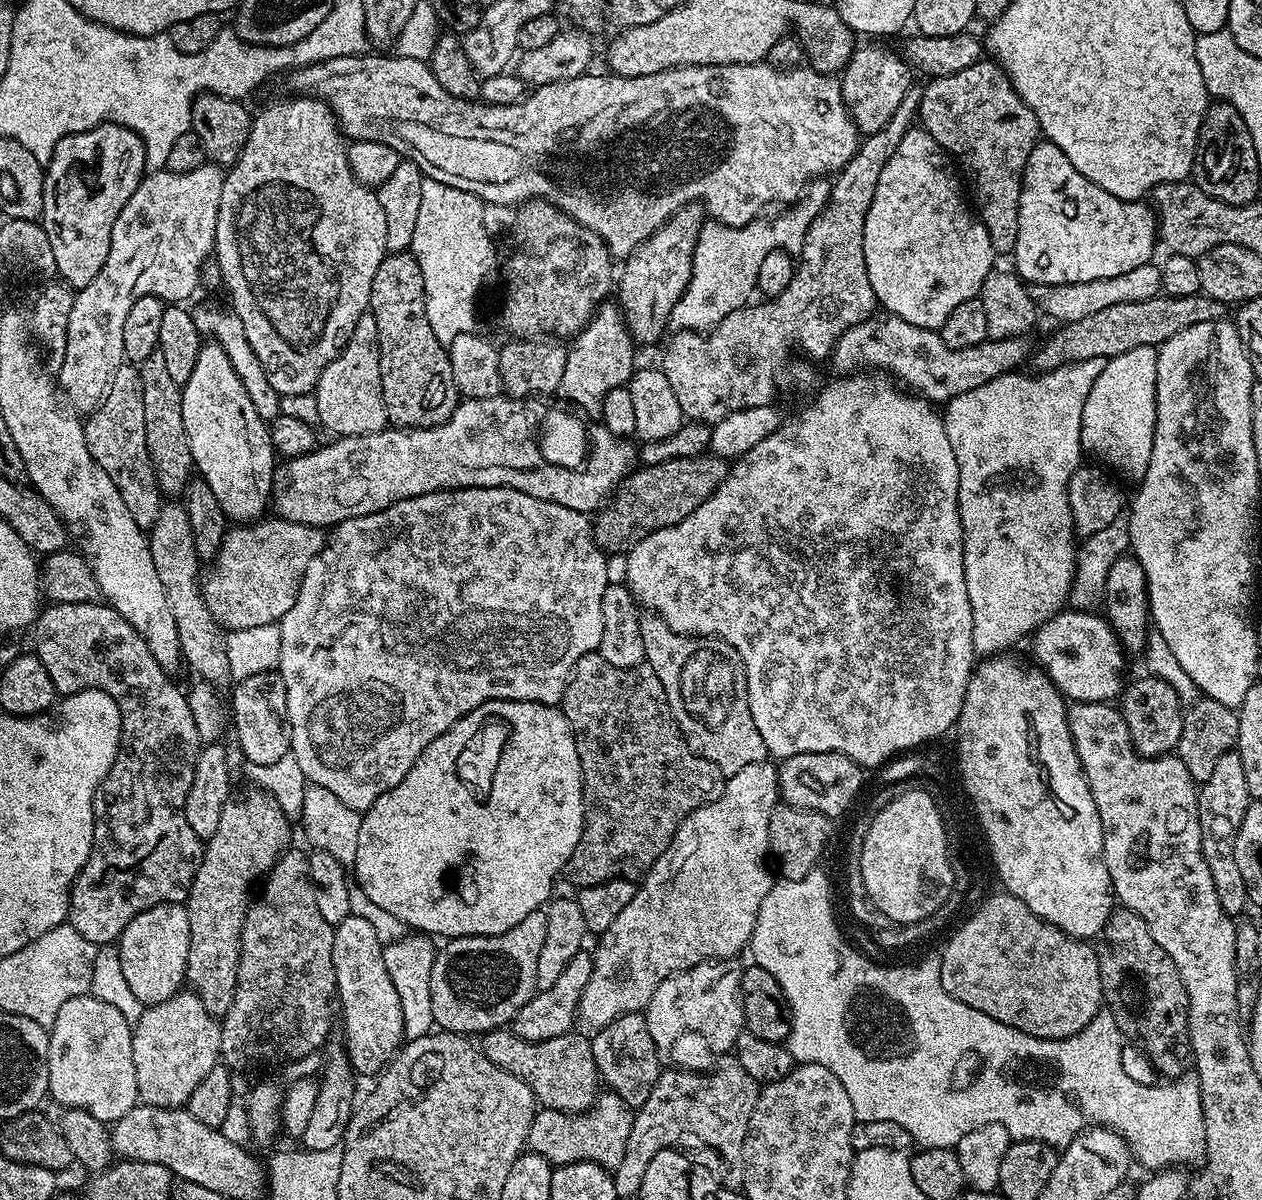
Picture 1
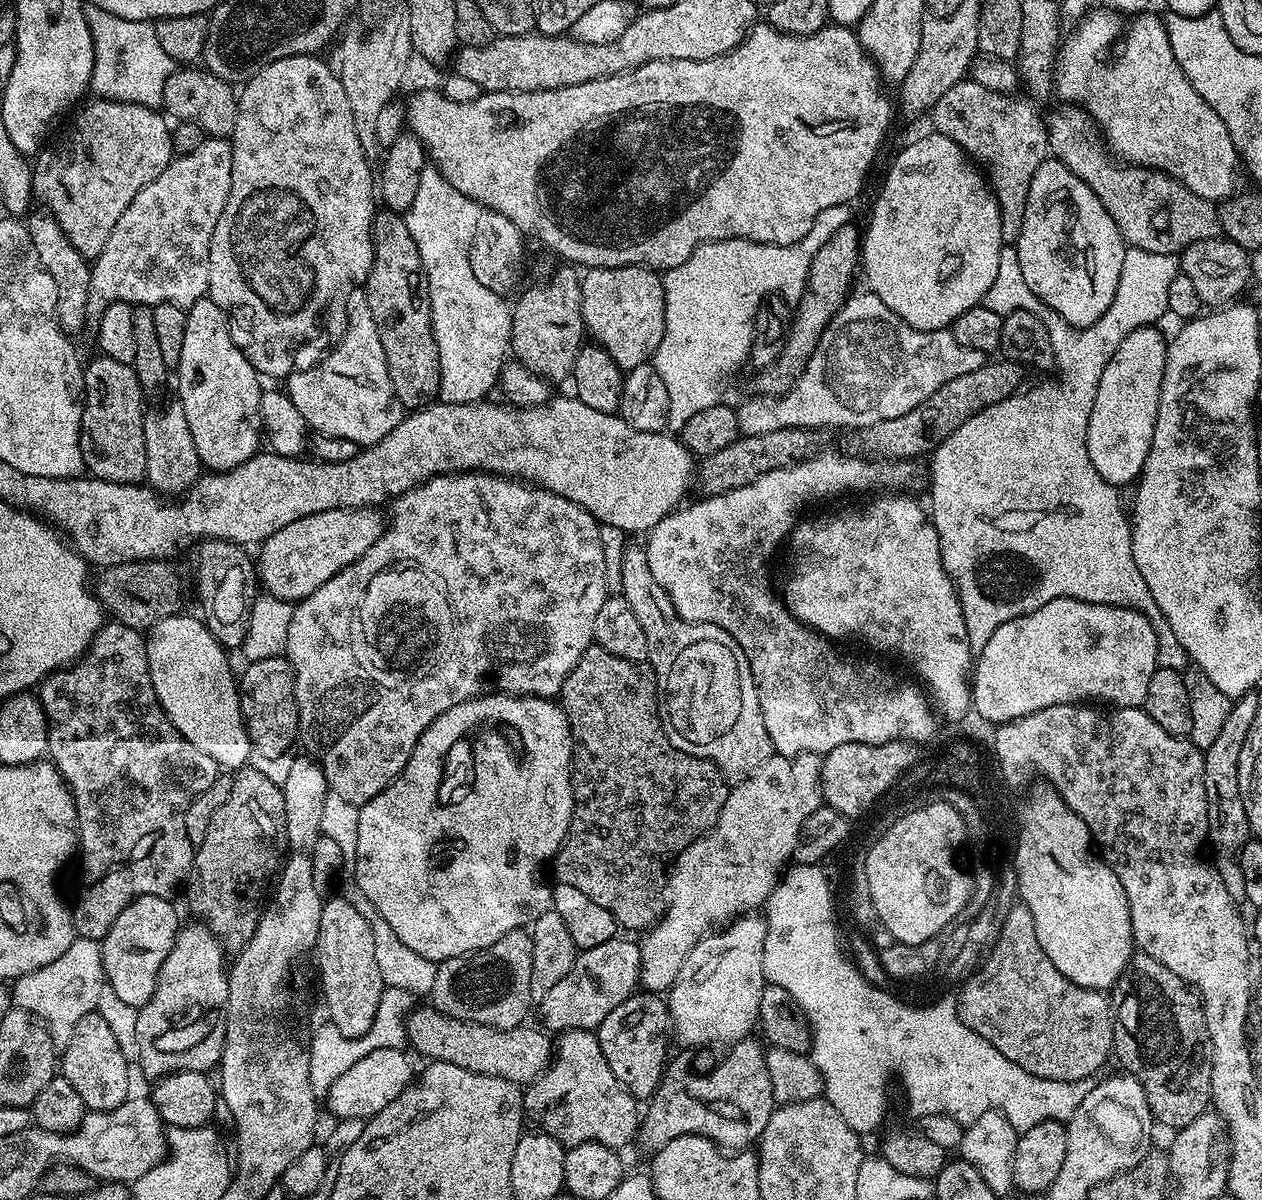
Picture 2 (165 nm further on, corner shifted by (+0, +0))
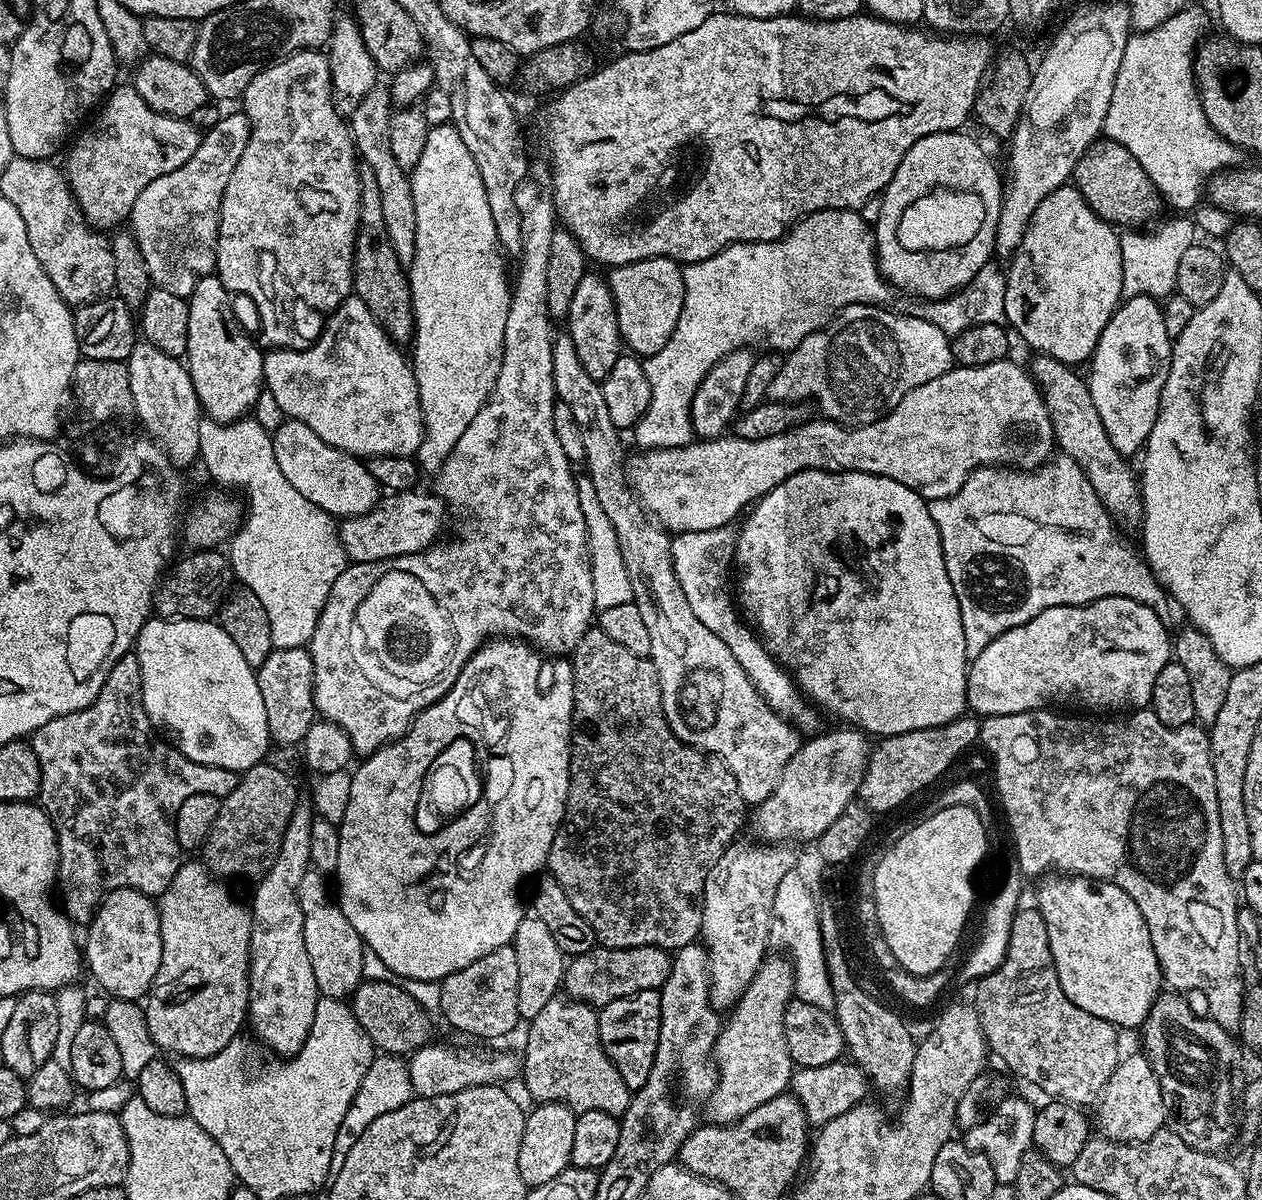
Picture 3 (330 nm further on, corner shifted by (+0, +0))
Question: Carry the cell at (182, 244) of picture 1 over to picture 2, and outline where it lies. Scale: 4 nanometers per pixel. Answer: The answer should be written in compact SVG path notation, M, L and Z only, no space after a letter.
M206 138L194 154L176 156L168 163L166 170L154 178L138 194L134 202L126 206L122 218L118 218L114 231L106 241L102 254L98 254L91 265L90 298L86 302L89 321L99 320L100 315L114 302L126 302L130 305L176 304L185 310L194 302L208 295L208 259L210 242L218 218L230 194L232 181L232 145L224 138Z

